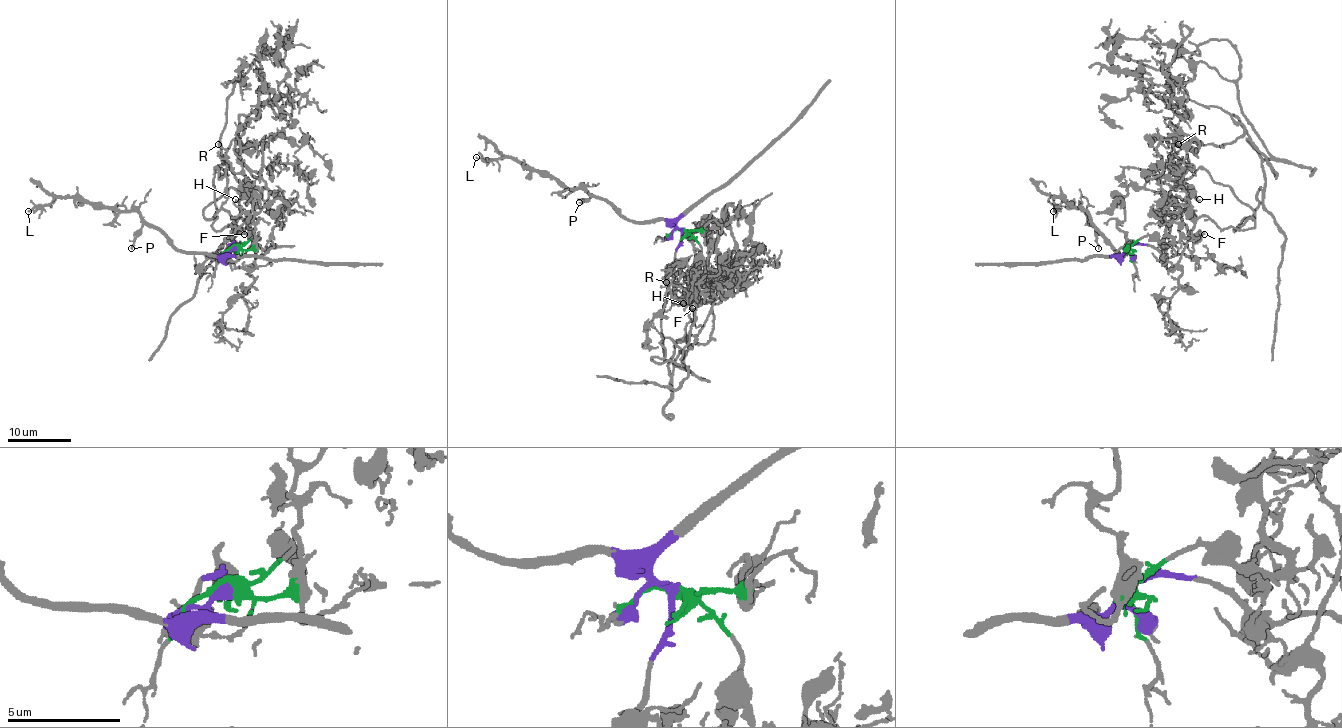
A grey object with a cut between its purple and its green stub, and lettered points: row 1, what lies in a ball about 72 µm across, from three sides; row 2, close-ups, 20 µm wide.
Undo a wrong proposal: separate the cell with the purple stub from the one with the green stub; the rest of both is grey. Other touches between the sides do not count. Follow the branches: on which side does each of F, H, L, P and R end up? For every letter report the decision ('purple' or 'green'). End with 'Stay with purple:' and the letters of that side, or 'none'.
F: green
H: green
L: purple
P: purple
R: green
Stay with purple: L, P

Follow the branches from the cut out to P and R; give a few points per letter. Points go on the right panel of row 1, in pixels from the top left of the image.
P: (1126, 247), (1116, 256), (1118, 253), (1092, 224), (1099, 248)
R: (1126, 247), (1118, 228), (1124, 197), (1151, 178), (1172, 186), (1167, 161), (1178, 145)

